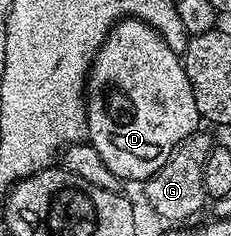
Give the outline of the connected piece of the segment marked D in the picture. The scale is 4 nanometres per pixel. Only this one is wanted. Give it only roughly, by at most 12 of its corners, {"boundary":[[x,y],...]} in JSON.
{"boundary":[[112,27],[88,70],[86,138],[140,184],[197,133],[180,57]]}

